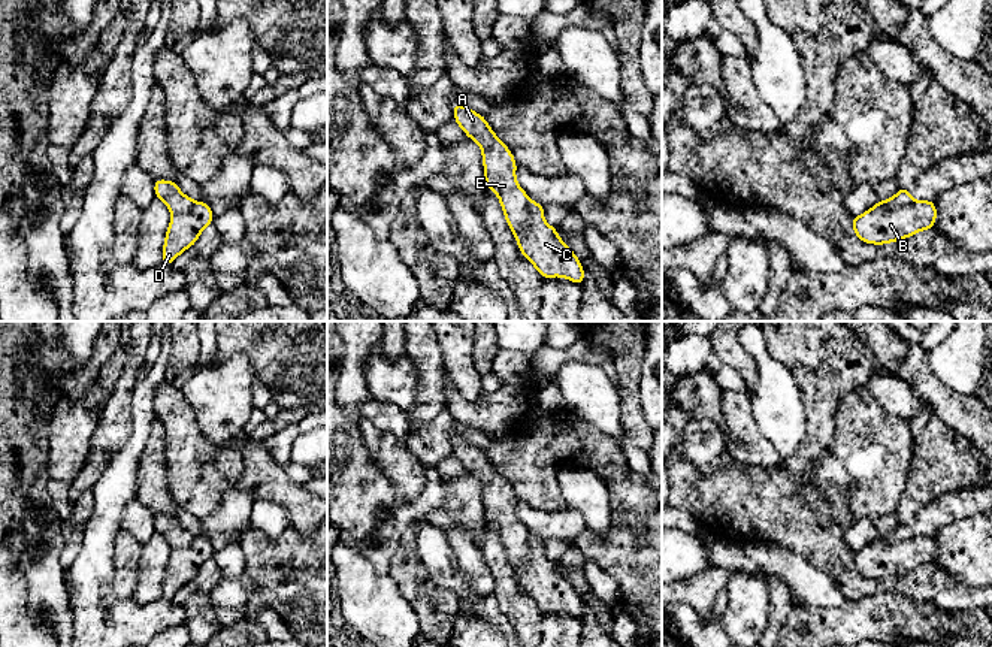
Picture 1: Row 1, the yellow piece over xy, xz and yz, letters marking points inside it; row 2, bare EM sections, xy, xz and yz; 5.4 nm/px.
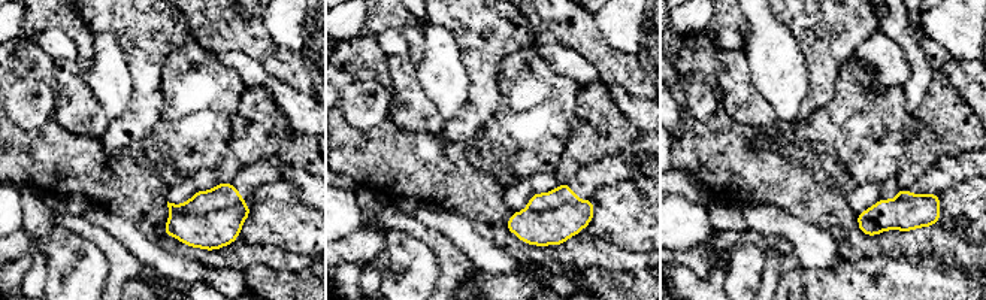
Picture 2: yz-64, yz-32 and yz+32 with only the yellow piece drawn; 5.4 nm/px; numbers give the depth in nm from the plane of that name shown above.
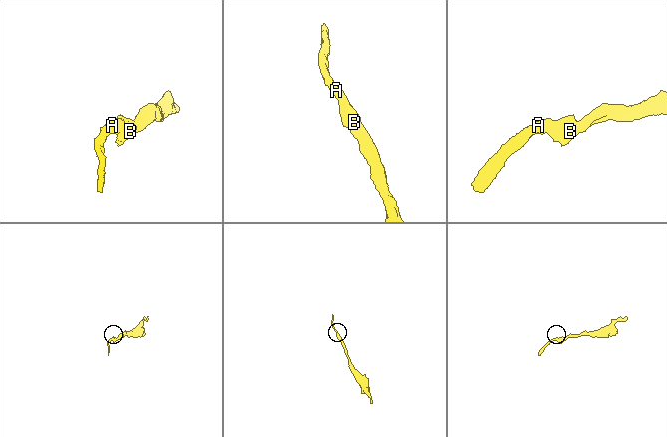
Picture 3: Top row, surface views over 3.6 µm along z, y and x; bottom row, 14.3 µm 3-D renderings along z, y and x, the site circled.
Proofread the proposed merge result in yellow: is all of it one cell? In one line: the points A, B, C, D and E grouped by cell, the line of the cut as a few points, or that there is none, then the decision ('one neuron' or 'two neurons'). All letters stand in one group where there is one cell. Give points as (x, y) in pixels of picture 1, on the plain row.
A E / B C D; cut in yz along (913, 535), (894, 541), (877, 540), (871, 544); two neurons

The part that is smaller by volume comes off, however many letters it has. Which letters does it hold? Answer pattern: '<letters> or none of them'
A, E

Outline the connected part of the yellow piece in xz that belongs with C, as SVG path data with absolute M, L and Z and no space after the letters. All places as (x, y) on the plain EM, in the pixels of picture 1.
M529 533L527 559L515 569L518 584L541 613L562 611L583 622L584 604L575 587L560 574L557 563L544 554L544 541Z

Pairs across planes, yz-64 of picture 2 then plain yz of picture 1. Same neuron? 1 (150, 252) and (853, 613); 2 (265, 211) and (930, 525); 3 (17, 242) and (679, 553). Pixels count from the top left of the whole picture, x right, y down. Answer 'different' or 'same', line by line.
1: different
2: different
3: different

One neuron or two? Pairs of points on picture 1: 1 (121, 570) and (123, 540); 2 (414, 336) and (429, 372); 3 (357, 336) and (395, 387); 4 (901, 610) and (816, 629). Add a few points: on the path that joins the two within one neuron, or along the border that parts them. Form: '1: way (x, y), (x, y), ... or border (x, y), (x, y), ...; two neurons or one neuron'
1: way (123, 562), (123, 547); one neuron
2: way (422, 345), (429, 363); one neuron
3: border (380, 342), (374, 345), (365, 363), (366, 387); two neurons
4: way (880, 614), (871, 614), (849, 625), (837, 625); one neuron

